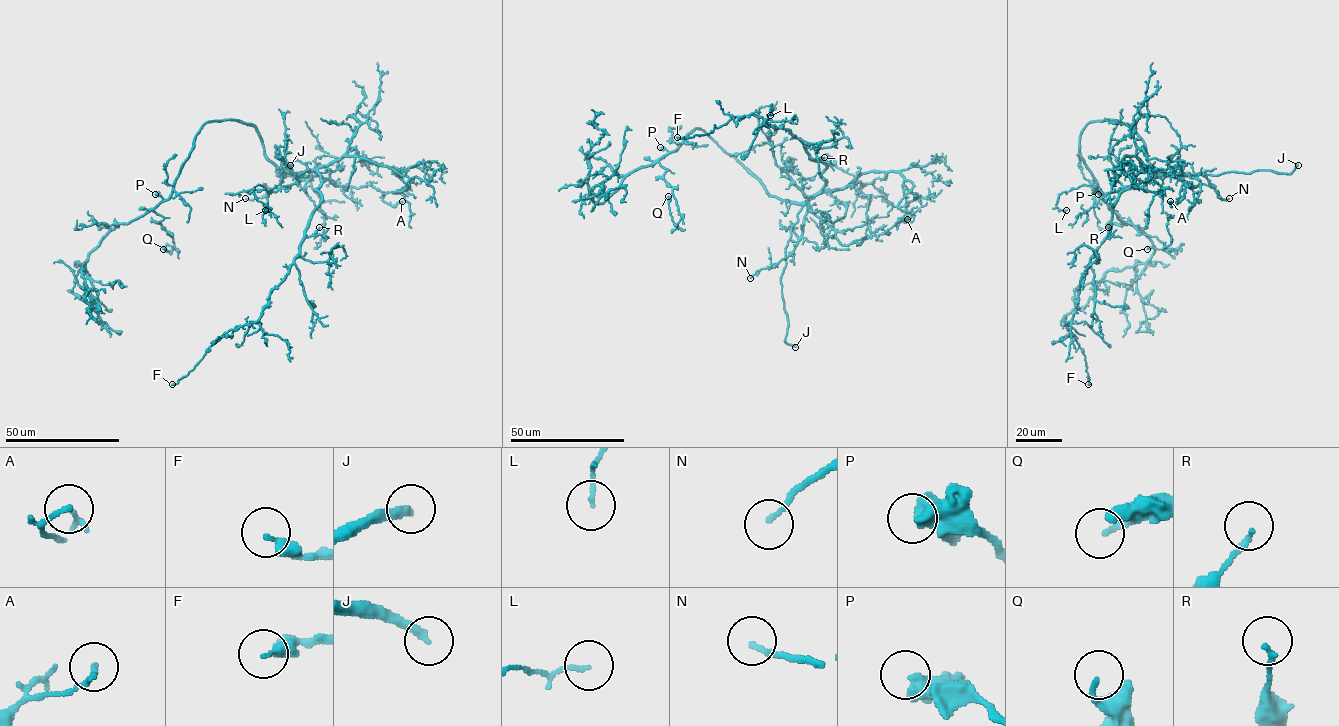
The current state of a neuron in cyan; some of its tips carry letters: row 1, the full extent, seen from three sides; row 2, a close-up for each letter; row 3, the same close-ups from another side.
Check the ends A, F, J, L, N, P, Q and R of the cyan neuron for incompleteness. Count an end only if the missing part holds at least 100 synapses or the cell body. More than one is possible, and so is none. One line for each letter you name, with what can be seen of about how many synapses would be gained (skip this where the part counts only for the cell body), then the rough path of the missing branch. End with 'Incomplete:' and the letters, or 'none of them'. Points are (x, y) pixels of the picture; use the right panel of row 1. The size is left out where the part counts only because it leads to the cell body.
J: (1298, 165), (1309, 164), (1322, 154)
Incomplete: J

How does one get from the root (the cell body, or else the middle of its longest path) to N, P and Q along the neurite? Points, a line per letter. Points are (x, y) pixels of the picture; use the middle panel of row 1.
N: (758, 179), (770, 195), (804, 204), (807, 214), (801, 237), (793, 252), (773, 267), (757, 271), (750, 278)
P: (758, 179), (701, 129), (691, 132), (674, 150), (668, 152), (660, 147)
Q: (758, 179), (696, 129), (658, 161), (669, 169), (663, 179), (672, 188), (681, 217), (676, 225), (668, 196)

